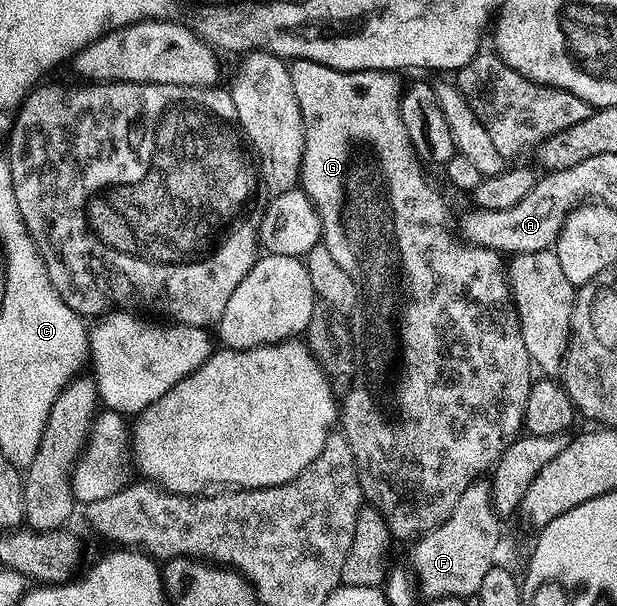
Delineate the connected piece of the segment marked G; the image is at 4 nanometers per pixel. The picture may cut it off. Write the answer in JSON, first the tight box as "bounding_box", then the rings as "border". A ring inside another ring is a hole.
{"bounding_box":[289,61,535,543],"border":[[[293,61],[289,65],[289,74],[291,75],[291,87],[295,87],[295,99],[299,99],[299,111],[303,115],[303,123],[305,124],[305,154],[301,160],[299,185],[317,207],[318,215],[322,221],[321,236],[323,243],[327,247],[327,251],[331,251],[331,256],[335,258],[335,263],[339,263],[339,267],[343,267],[343,271],[347,271],[347,275],[351,275],[351,279],[357,288],[357,308],[351,314],[351,320],[353,322],[348,322],[347,325],[349,335],[353,339],[353,379],[344,390],[344,393],[346,392],[345,401],[343,397],[339,405],[339,429],[340,432],[344,433],[347,443],[351,447],[351,455],[357,464],[357,478],[361,484],[364,500],[372,508],[381,512],[389,528],[389,533],[393,536],[394,542],[400,543],[400,541],[409,540],[409,542],[412,542],[414,539],[429,533],[435,527],[439,527],[449,518],[451,511],[455,511],[455,507],[459,503],[459,495],[463,495],[463,491],[467,491],[469,485],[478,479],[484,478],[492,470],[493,466],[497,464],[497,461],[503,455],[503,451],[507,451],[507,447],[511,447],[513,440],[522,432],[525,424],[525,408],[528,403],[530,386],[533,385],[535,377],[529,374],[531,362],[527,355],[527,347],[523,343],[521,325],[517,322],[517,310],[511,307],[511,290],[507,276],[507,265],[503,260],[502,254],[495,252],[494,249],[484,249],[478,245],[468,244],[461,239],[453,241],[452,235],[441,226],[445,221],[444,215],[441,214],[445,209],[445,205],[437,198],[436,191],[429,186],[429,181],[425,178],[424,171],[421,170],[423,168],[422,162],[419,160],[415,150],[413,150],[413,144],[407,135],[407,127],[403,127],[403,119],[401,118],[403,84],[401,85],[400,79],[397,78],[400,76],[396,72],[383,69],[360,69],[359,71],[351,71],[349,73],[346,69],[332,69],[314,61]]]}

